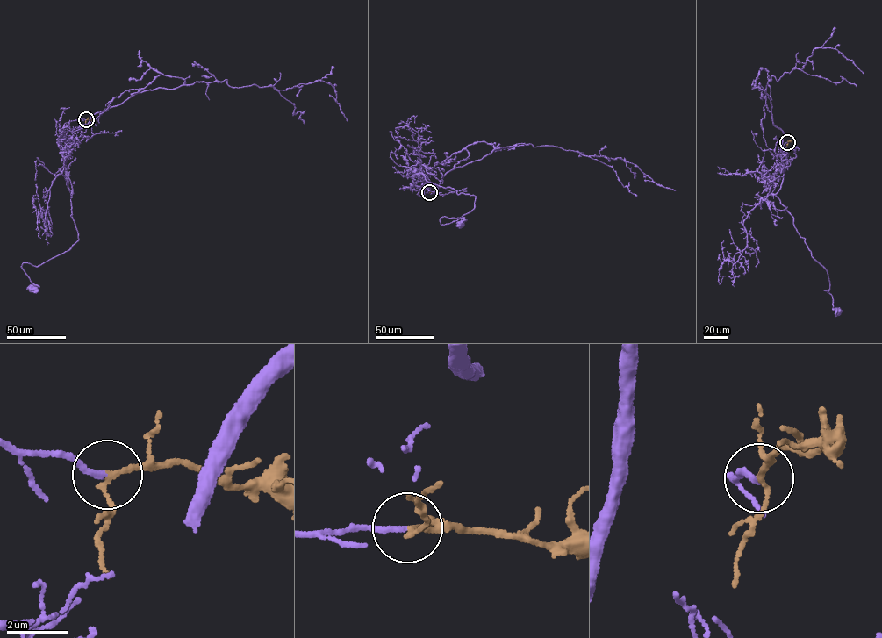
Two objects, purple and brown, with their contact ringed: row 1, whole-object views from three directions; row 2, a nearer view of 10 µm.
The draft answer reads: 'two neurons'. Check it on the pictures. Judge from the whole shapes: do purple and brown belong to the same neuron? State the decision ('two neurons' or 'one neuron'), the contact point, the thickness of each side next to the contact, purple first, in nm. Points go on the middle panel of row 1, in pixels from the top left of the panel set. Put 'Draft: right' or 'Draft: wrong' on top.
Draft: wrong
one neuron; at (429, 192); 170 nm thick on the purple side, 130 nm on the other

